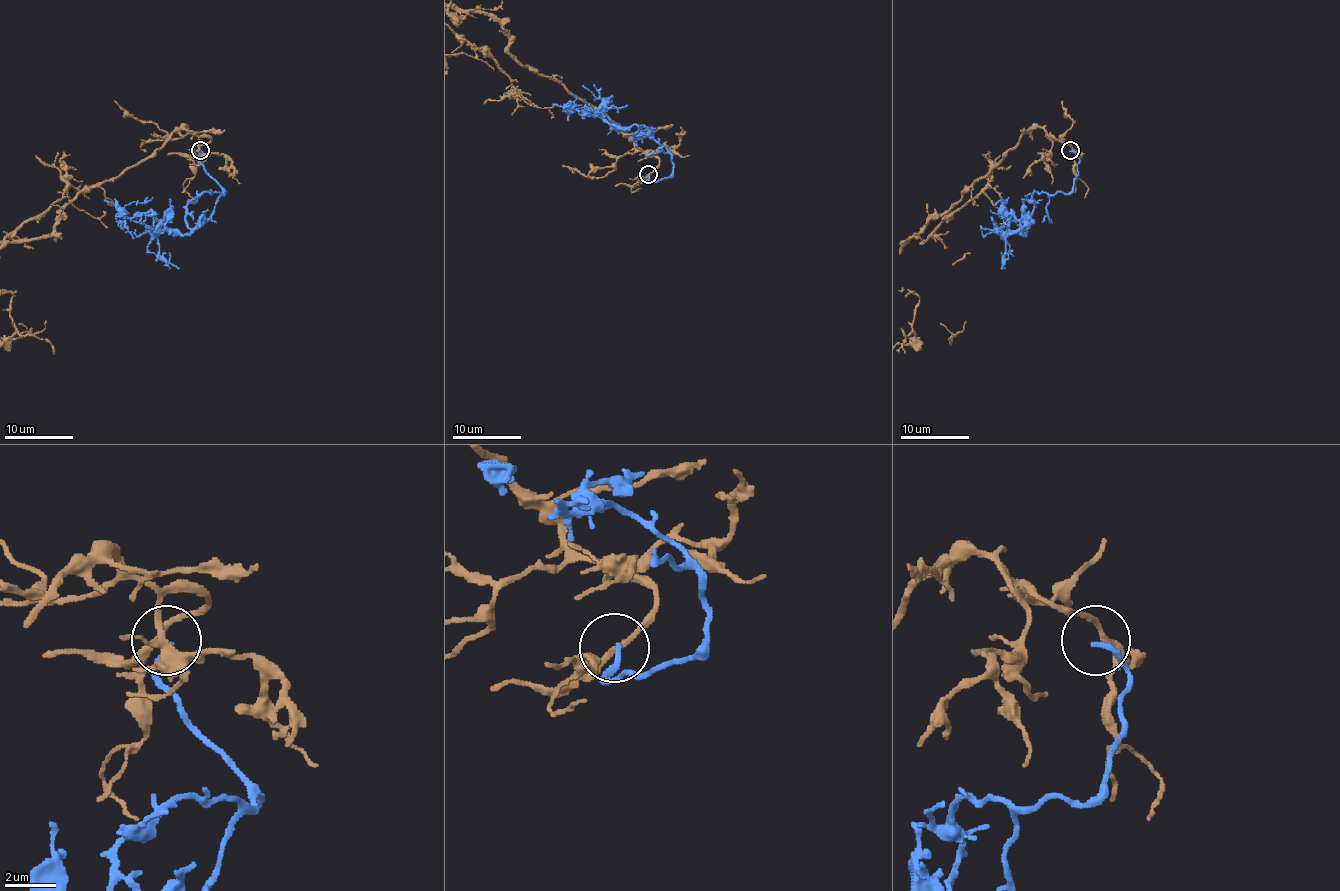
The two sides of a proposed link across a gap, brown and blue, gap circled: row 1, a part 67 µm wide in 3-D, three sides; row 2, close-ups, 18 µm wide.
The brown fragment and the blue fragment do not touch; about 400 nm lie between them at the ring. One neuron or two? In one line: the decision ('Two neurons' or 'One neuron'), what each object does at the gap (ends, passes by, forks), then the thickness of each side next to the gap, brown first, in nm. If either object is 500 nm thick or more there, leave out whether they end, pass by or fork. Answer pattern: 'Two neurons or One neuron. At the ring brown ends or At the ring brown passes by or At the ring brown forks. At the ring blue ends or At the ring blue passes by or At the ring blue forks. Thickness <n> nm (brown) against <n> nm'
Two neurons. At the ring brown passes by. At the ring blue ends. Thickness 240 nm (brown) against 200 nm

